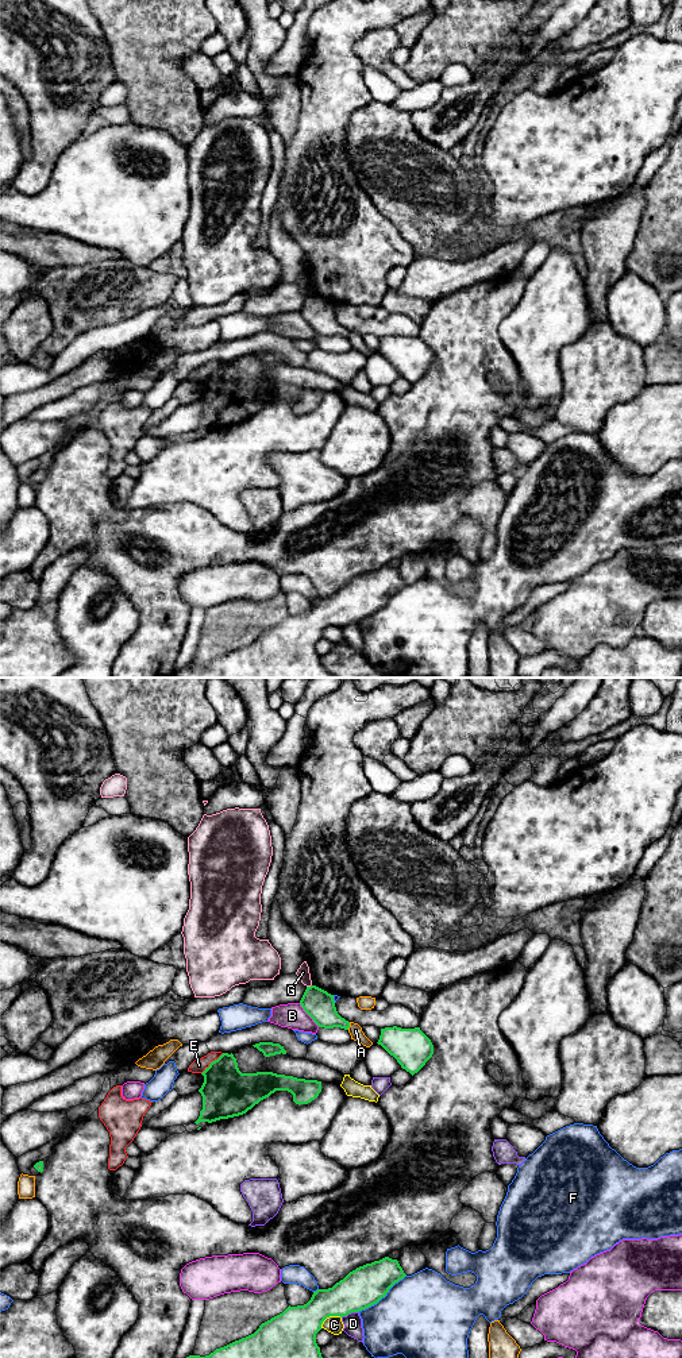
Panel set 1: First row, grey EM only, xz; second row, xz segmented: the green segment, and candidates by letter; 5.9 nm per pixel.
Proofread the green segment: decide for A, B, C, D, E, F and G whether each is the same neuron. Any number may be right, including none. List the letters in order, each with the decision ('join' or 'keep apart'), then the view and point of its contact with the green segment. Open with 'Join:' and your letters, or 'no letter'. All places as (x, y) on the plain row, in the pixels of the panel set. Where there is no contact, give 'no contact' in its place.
Join: no letter
A: keep apart | xz (349, 335)
B: keep apart | xz (308, 323)
C: keep apart | xz (328, 625)
D: keep apart | xz (350, 621)
E: keep apart | xz (211, 371)
F: keep apart | xz (382, 605)
G: keep apart | xz (308, 296)

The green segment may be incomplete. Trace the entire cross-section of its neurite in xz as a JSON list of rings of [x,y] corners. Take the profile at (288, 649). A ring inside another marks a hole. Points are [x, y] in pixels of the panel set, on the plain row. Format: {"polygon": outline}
{"polygon": [[[389,566],[359,575],[332,597],[313,601],[307,613],[289,614],[282,622],[262,632],[254,643],[216,657],[209,664],[189,664],[177,670],[173,678],[335,678],[324,670],[316,652],[323,630],[330,625],[343,626],[377,613],[405,585],[398,570]]]}

